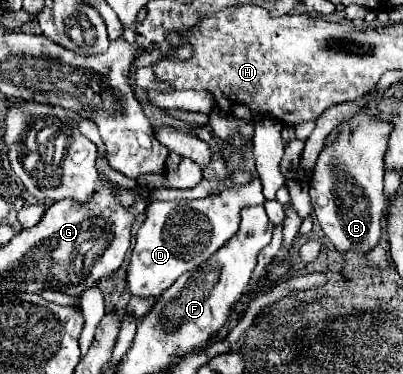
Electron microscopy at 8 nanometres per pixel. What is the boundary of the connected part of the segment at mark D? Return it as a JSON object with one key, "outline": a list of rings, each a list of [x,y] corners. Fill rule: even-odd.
{"outline":[[[258,173],[246,185],[236,185],[220,195],[204,199],[176,199],[152,201],[146,207],[146,221],[138,229],[136,245],[128,265],[130,295],[140,299],[156,299],[162,295],[182,273],[202,265],[226,241],[230,241],[240,227],[240,211],[250,205],[264,203],[262,181]]]}

